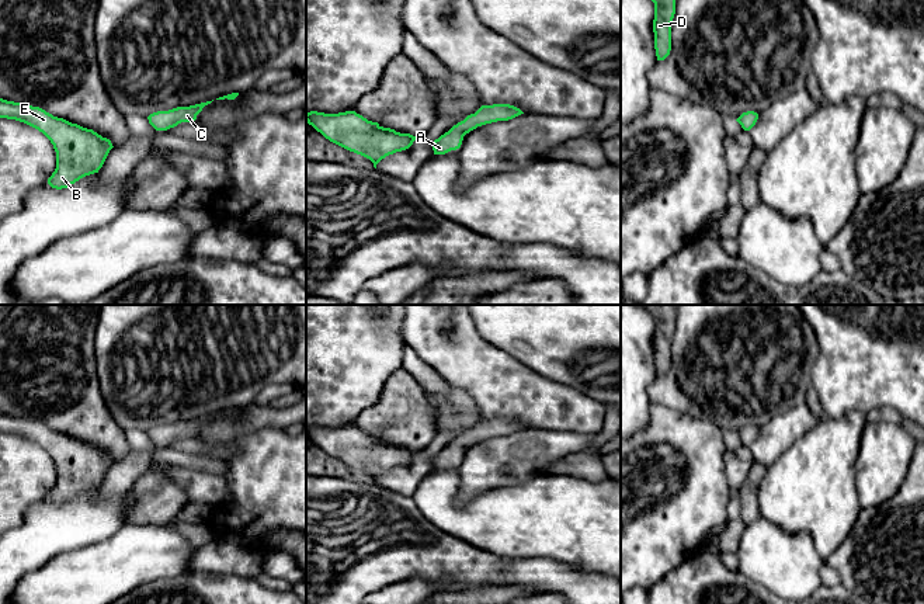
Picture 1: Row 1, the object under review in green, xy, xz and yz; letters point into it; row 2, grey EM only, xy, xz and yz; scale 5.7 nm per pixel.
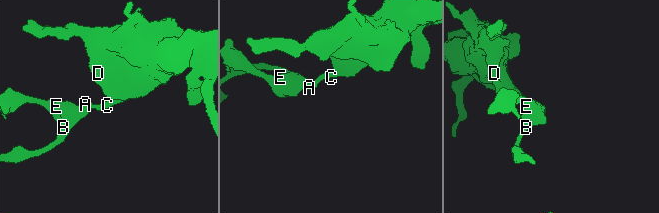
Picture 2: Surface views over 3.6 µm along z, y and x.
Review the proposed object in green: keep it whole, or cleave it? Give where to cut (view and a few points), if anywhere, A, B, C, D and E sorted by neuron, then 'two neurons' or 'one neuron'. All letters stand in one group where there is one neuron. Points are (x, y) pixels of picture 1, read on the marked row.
no cut | A B C D E | one neuron

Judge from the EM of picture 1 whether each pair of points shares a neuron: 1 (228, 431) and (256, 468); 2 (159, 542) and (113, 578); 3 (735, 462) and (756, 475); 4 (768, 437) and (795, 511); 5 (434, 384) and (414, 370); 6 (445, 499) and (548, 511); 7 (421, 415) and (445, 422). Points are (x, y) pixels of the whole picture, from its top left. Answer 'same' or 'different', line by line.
1: different
2: same
3: different
4: different
5: same
6: same
7: different

